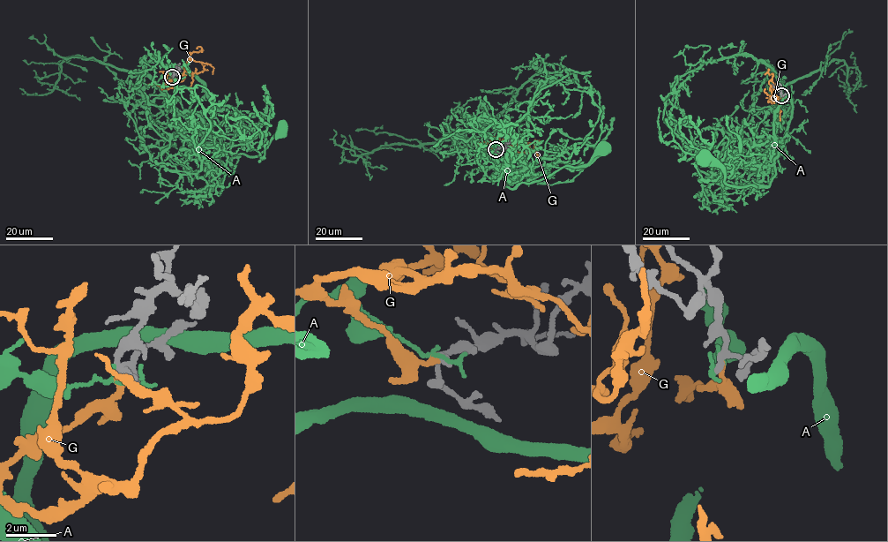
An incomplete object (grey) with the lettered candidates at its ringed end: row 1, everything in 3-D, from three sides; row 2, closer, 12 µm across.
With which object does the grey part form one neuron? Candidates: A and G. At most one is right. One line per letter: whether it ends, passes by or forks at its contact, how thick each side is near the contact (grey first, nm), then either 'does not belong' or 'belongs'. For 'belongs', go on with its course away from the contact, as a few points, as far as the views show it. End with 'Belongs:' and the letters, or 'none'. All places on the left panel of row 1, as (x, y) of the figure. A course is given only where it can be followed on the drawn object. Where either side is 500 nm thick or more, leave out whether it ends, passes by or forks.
A: it forks | 200/100 nm | does not belong
G: it ends | 240/220 nm | belongs | via (172, 77), (162, 86), (162, 89), (172, 88), (182, 80), (189, 58), (213, 68), (212, 74)
Belongs: G

